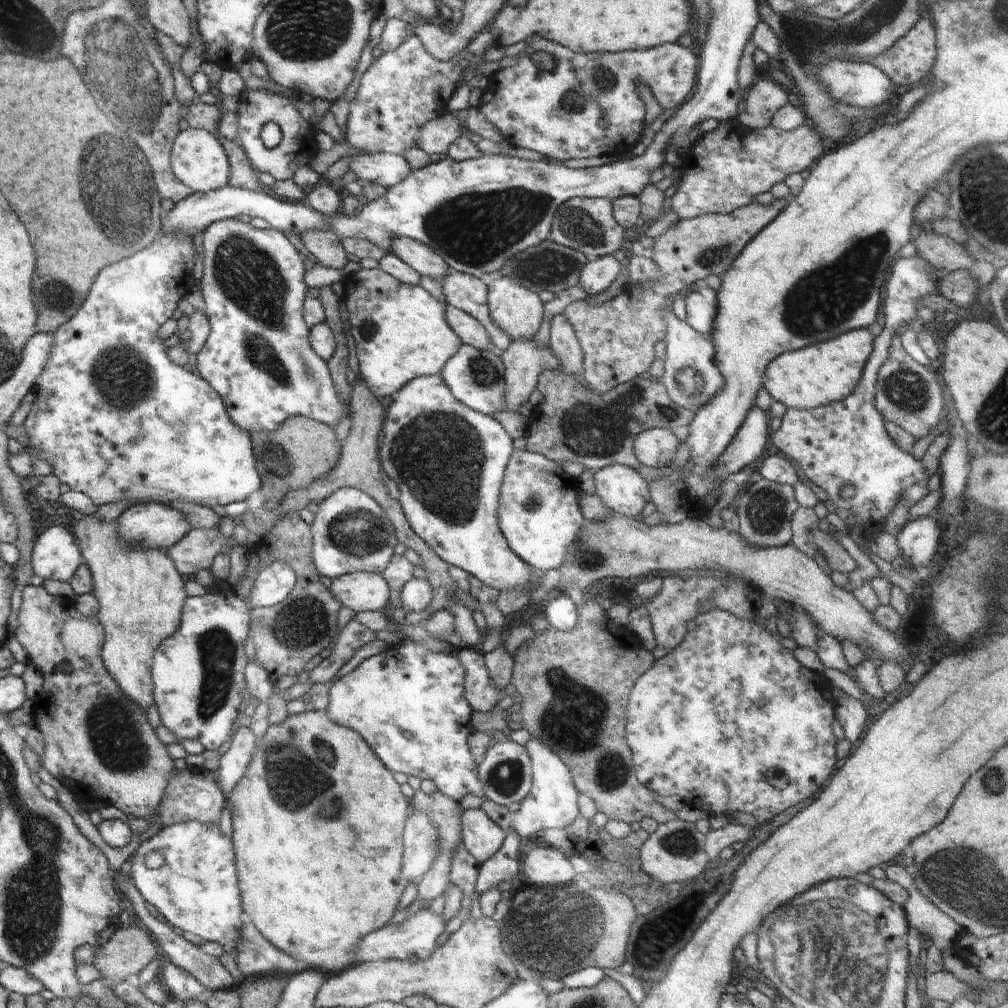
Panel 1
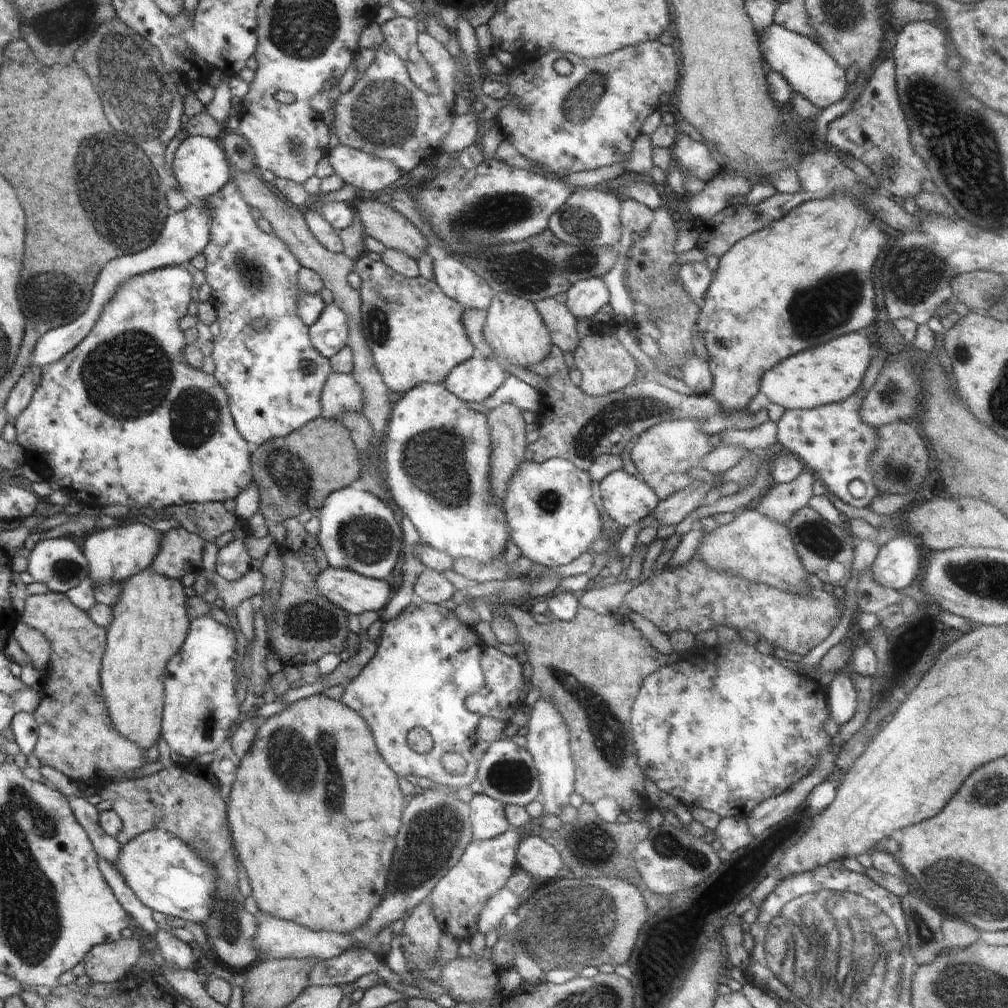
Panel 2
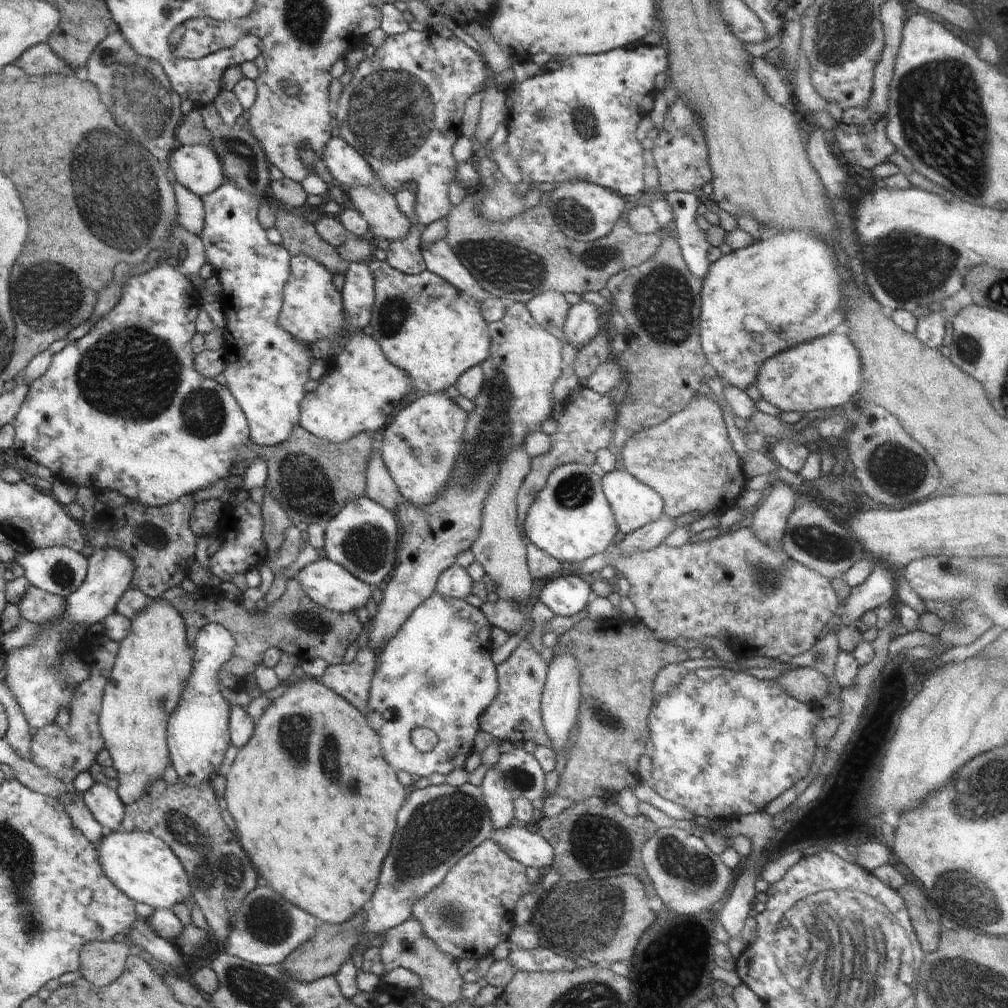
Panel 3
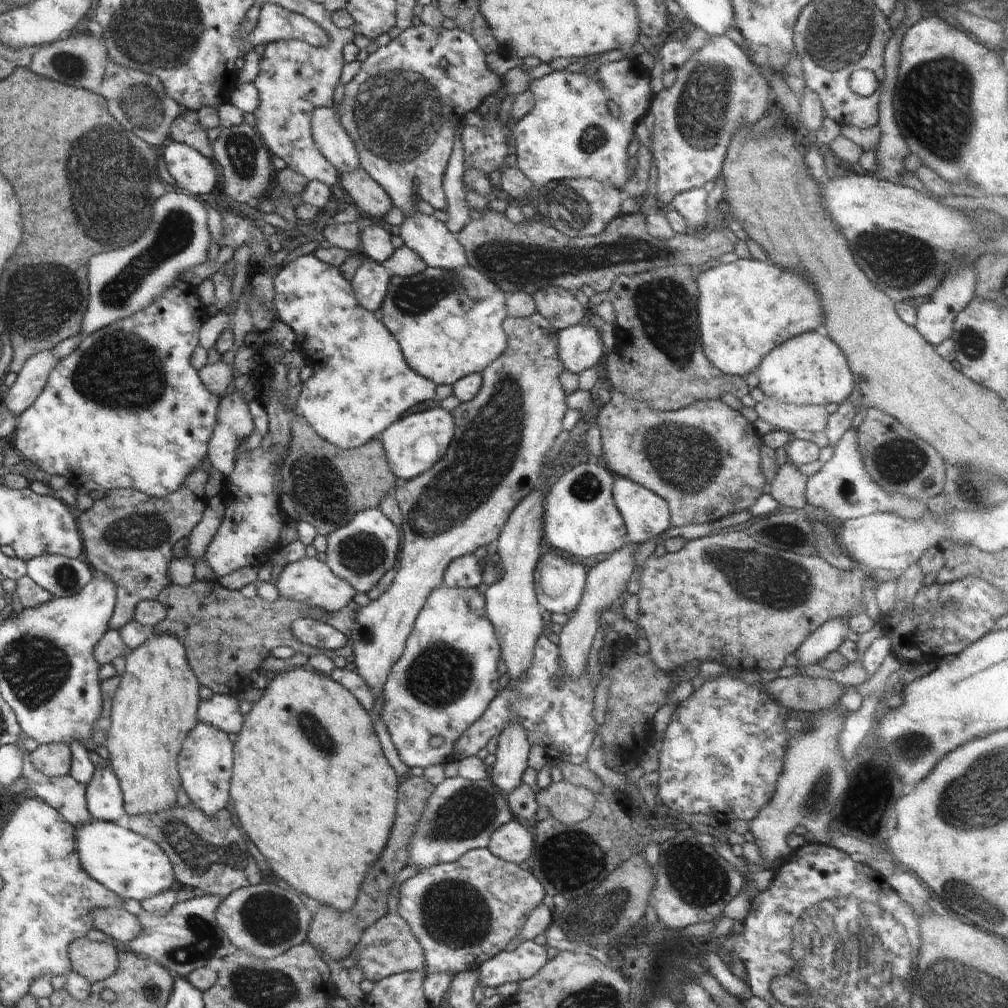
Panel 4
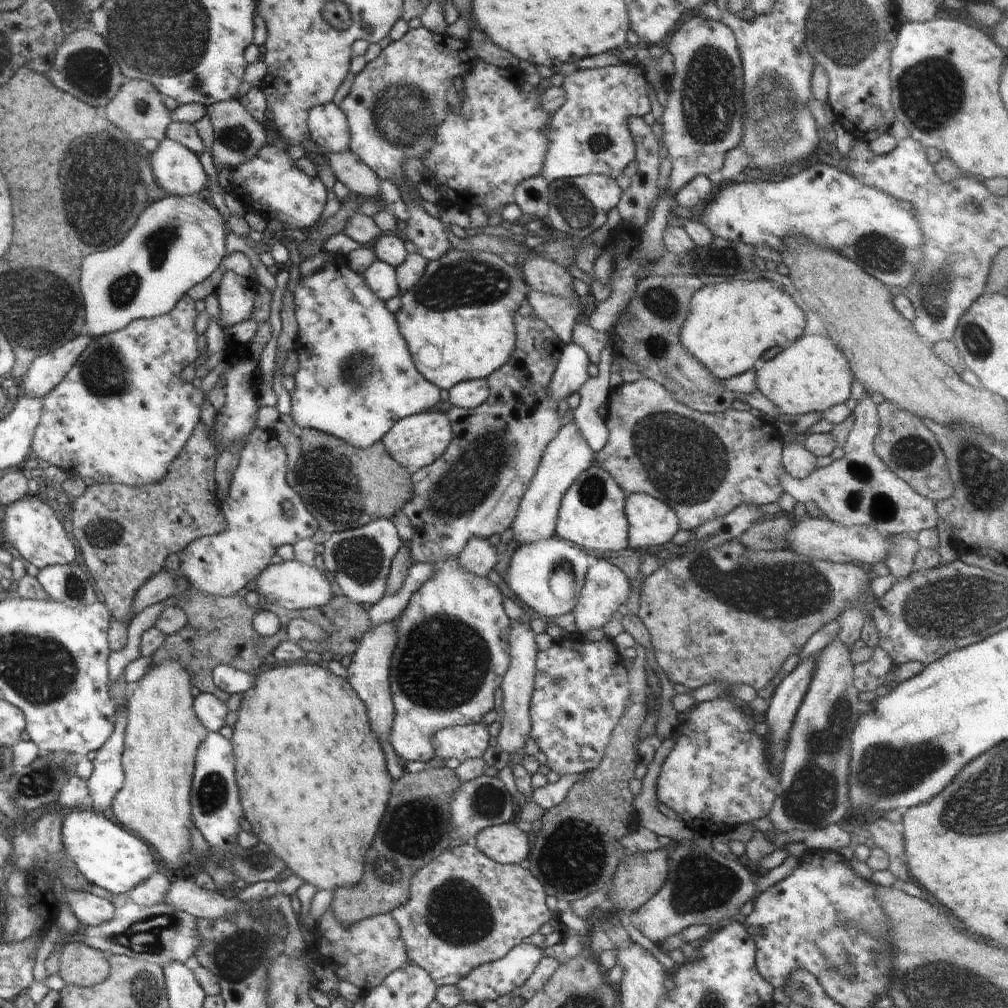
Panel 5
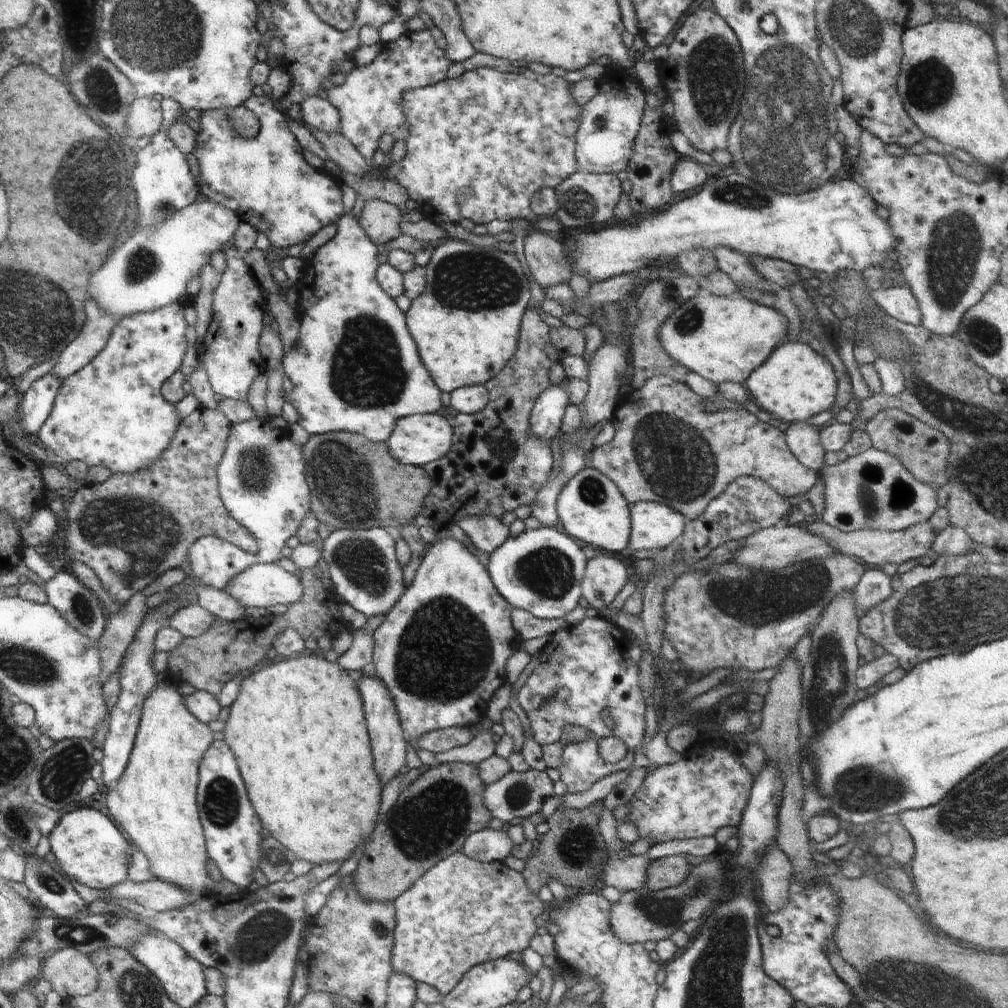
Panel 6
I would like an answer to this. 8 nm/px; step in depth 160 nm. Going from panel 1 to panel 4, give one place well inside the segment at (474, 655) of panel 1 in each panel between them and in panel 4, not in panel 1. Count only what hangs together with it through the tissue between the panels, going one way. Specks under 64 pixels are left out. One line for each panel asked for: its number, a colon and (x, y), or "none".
2: (504, 691)
3: (515, 715)
4: (560, 720)

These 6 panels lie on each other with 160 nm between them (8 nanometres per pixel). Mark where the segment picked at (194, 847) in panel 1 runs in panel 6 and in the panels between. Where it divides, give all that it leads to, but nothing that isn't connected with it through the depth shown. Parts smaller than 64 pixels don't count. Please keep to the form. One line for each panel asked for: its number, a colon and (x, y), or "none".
2: (168, 875)
3: (143, 866)
4: (131, 865)
5: (107, 855)
6: (89, 849)

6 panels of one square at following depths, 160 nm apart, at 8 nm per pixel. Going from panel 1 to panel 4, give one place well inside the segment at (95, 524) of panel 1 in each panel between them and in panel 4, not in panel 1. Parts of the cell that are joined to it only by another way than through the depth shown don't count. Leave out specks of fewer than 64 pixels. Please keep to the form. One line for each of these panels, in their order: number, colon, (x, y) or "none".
2: (150, 619)
3: (146, 685)
4: (156, 706)

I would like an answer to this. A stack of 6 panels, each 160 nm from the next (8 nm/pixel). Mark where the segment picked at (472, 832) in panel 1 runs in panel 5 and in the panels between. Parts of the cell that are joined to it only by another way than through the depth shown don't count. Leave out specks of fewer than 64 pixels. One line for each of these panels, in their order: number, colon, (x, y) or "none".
2: (488, 819)
3: (499, 802)
4: (513, 747)
5: (567, 455)

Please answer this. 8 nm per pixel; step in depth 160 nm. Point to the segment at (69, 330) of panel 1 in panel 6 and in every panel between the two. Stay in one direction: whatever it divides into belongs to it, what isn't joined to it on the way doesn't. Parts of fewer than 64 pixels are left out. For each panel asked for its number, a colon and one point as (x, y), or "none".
2: (123, 418)
3: (123, 407)
4: (126, 410)
5: (121, 415)
6: (110, 413)

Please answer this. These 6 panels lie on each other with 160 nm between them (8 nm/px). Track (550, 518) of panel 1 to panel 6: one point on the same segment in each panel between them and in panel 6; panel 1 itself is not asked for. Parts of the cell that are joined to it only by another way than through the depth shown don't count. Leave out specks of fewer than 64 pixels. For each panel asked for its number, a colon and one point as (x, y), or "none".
2: (549, 506)
3: (571, 519)
4: (581, 518)
5: (592, 515)
6: (590, 507)

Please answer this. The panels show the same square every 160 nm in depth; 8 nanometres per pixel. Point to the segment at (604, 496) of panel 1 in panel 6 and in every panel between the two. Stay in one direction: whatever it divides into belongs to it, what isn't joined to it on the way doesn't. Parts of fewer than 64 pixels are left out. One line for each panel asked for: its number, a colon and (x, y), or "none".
2: (628, 499)
3: (634, 504)
4: (646, 515)
5: (651, 523)
6: (653, 525)

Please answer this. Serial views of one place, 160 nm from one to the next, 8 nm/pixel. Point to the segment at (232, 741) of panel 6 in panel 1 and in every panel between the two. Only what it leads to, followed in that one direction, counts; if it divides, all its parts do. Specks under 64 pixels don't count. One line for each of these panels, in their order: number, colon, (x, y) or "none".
1: (318, 848)
2: (300, 838)
3: (314, 801)
4: (310, 775)
5: (299, 713)

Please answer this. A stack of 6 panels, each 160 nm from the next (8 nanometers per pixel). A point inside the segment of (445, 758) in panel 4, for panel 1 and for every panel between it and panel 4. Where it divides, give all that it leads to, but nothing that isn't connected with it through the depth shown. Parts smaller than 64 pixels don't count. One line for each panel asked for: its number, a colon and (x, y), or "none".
1: (408, 689)
2: (427, 664)
3: (437, 671)

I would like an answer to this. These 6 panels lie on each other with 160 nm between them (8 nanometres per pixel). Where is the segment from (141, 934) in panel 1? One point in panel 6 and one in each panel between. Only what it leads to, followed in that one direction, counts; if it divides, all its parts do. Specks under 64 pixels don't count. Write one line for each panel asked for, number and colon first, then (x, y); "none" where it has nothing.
2: (106, 963)
3: (102, 962)
4: (94, 960)
5: (79, 964)
6: (71, 973)

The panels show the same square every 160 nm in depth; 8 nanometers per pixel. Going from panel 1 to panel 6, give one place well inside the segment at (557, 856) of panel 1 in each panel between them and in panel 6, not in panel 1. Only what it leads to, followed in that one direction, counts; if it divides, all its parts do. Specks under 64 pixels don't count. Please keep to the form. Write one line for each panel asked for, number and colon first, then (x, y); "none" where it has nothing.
2: (540, 859)
3: (530, 849)
4: (512, 842)
5: (505, 843)
6: (486, 845)

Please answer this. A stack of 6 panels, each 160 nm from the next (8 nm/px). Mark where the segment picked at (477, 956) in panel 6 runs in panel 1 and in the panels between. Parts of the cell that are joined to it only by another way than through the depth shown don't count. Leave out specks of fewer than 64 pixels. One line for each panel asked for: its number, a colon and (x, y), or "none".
1: (552, 801)
2: (485, 866)
3: (470, 912)
4: (463, 913)
5: (464, 910)

